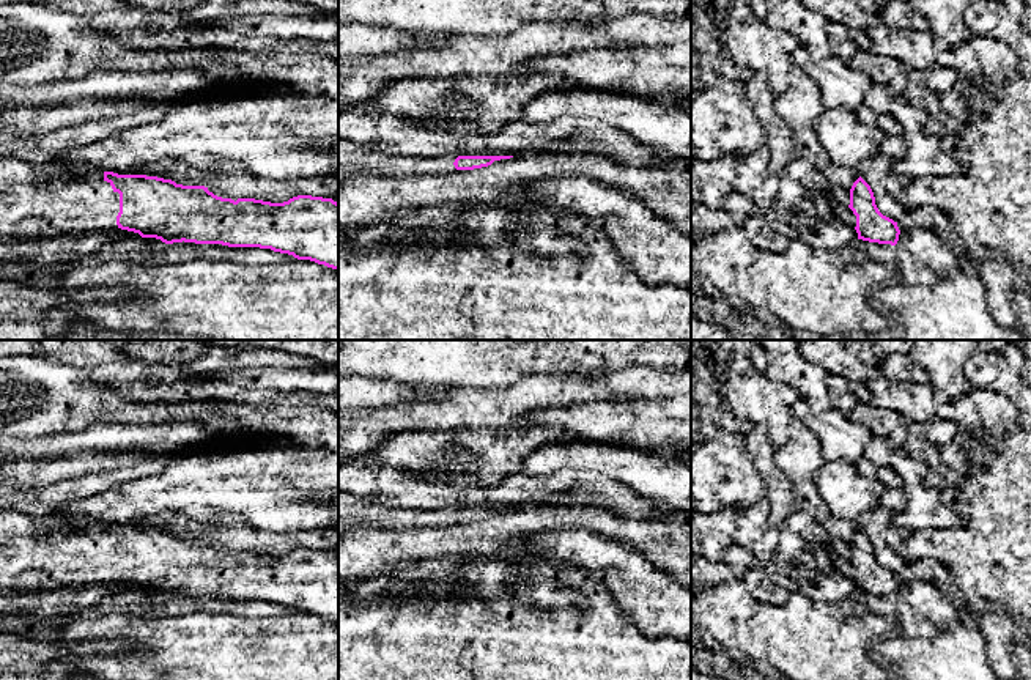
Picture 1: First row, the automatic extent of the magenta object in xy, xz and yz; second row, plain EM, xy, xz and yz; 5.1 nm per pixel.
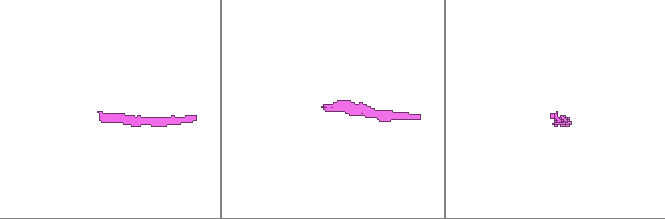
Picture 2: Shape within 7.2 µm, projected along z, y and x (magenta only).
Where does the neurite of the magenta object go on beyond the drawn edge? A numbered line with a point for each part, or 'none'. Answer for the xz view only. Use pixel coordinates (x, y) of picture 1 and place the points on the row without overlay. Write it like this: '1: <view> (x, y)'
1: xz (353, 510)

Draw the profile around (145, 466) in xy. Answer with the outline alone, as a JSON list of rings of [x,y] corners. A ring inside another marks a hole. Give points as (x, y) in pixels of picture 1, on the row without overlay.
[[[165,456],[140,458],[134,466],[124,466],[113,472],[88,474],[35,490],[0,485],[0,508],[31,518],[55,515],[71,502],[101,494],[123,482],[161,474],[167,463],[168,458]]]

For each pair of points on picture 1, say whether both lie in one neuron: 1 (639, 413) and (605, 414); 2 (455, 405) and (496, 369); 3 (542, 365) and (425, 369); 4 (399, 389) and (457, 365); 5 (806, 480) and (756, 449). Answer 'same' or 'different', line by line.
1: same
2: different
3: same
4: different
5: different

